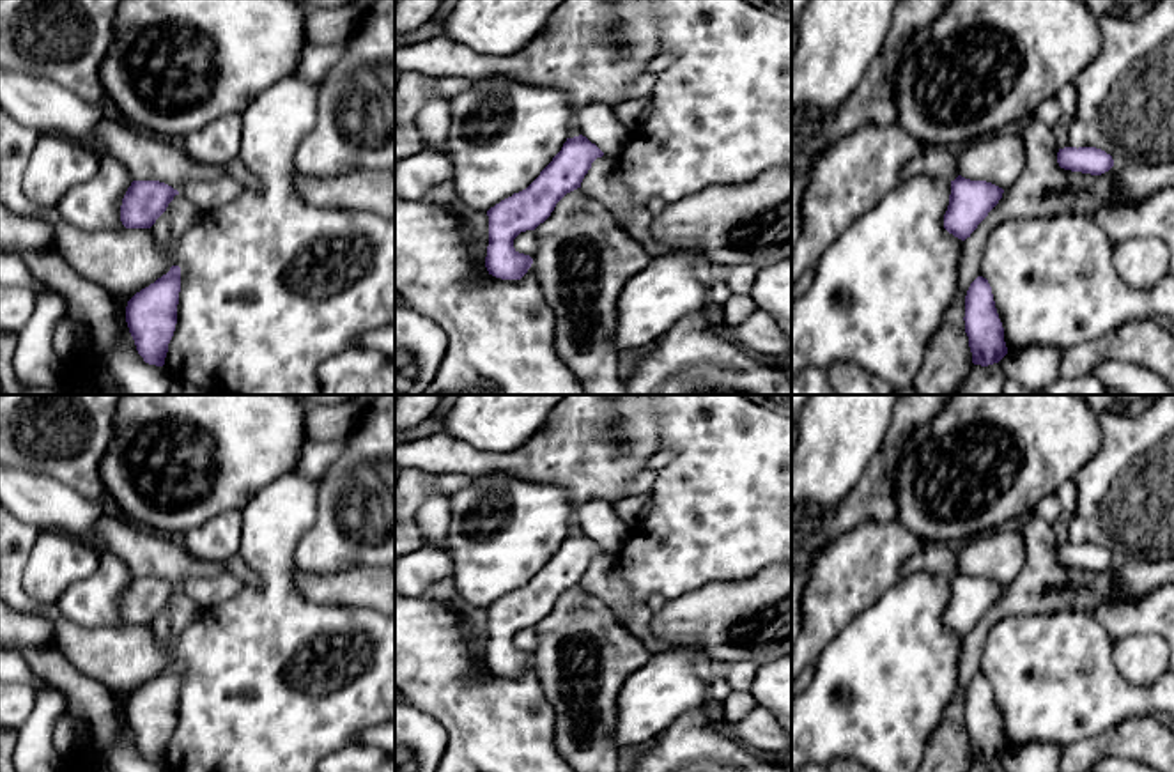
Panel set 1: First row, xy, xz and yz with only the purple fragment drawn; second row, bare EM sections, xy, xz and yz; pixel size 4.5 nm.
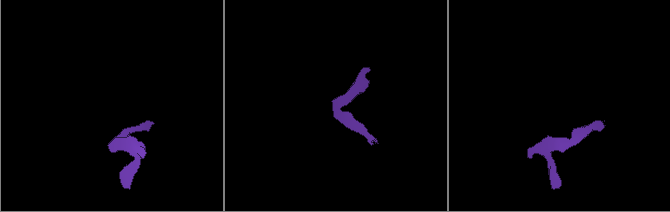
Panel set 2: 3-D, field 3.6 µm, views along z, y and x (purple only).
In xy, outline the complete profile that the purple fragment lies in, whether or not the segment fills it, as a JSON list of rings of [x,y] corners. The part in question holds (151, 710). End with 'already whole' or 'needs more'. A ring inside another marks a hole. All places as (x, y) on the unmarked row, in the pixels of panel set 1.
[[[181,664],[136,689],[126,703],[126,719],[145,760],[163,763],[177,721]]]; already whole

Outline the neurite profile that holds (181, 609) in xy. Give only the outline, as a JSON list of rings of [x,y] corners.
[[[182,590],[175,591],[166,607],[151,623],[156,639],[172,652],[179,634],[198,616],[200,606]]]

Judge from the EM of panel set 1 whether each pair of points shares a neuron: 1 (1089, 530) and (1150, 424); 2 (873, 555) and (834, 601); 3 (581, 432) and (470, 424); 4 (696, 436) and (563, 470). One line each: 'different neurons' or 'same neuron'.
1: same neuron
2: same neuron
3: different neurons
4: different neurons

